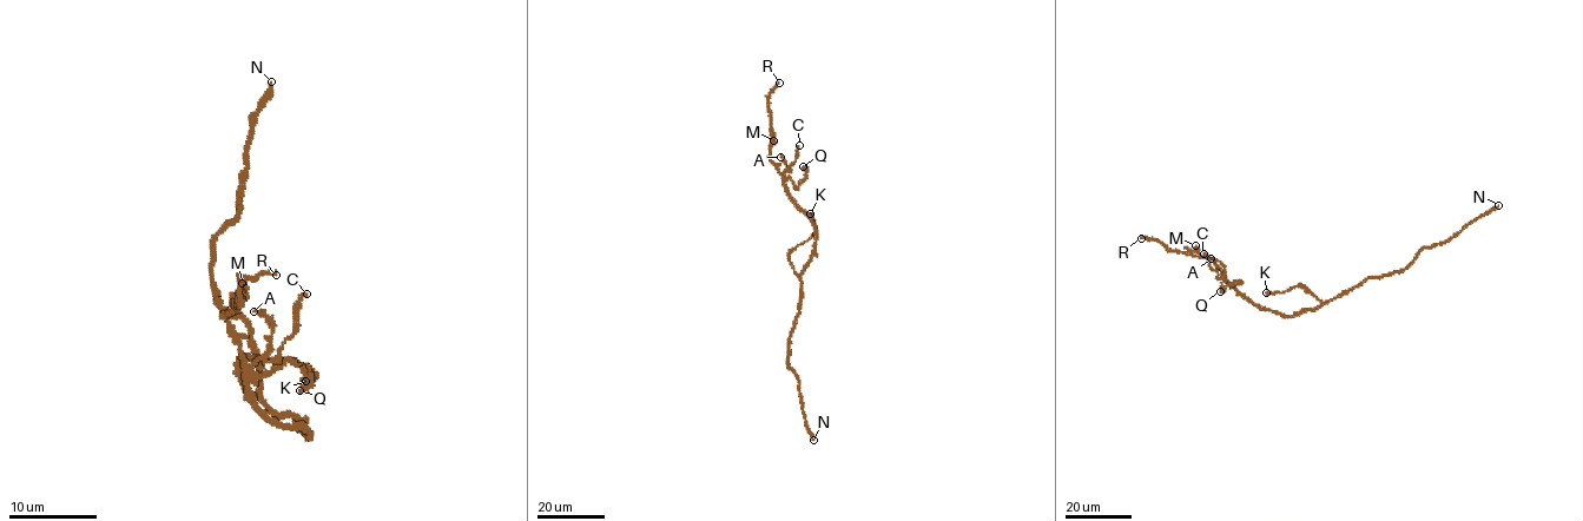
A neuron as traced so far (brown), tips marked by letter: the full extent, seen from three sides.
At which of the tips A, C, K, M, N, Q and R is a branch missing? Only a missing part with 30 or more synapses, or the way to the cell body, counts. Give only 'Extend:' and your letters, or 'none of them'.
Extend: none of them

